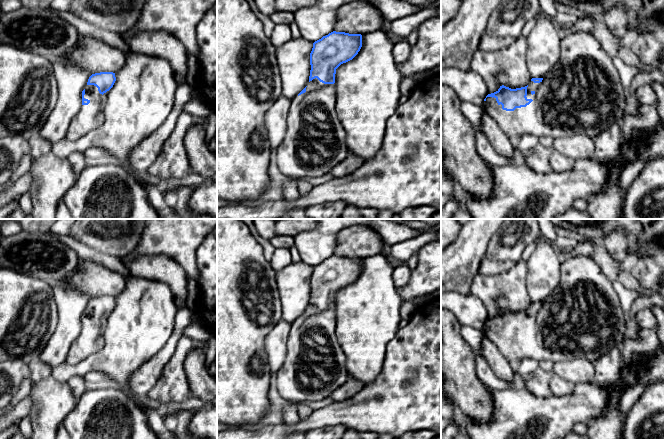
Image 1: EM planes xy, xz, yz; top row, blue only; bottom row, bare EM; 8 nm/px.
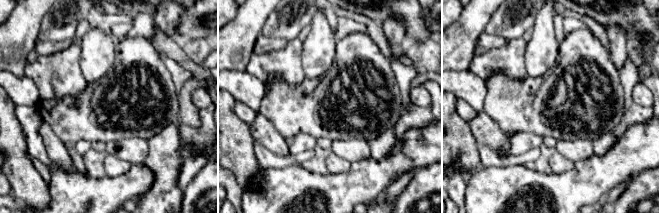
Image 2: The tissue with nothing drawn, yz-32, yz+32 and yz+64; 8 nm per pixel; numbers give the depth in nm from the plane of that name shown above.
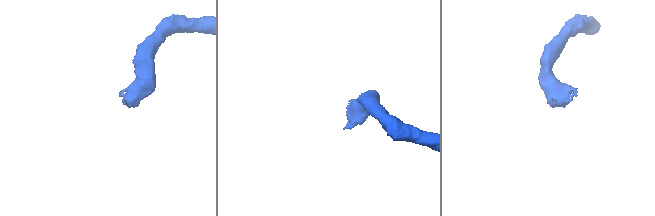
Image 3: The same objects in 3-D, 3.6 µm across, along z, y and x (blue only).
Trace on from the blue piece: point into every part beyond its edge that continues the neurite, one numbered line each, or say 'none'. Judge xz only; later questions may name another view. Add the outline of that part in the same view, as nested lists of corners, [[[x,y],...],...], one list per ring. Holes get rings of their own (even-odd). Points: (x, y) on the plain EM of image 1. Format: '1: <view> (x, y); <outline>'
1: xz (315, 367); [[[317,302],[307,308],[305,317],[292,323],[286,342],[286,360],[276,373],[276,385],[282,398],[294,404],[323,400],[330,398],[349,379],[335,327],[334,308],[324,308]]]

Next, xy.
1: xy (89, 341); [[[86,309],[84,322],[88,323],[88,329],[81,329],[77,339],[66,356],[66,361],[71,365],[80,364],[88,356],[97,353],[104,346],[105,318],[99,317],[94,309]]]

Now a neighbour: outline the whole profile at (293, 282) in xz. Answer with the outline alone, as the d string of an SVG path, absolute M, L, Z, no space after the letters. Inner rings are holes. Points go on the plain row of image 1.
M303 261L291 262L285 268L276 271L276 283L284 321L295 322L309 307L312 272L313 266Z

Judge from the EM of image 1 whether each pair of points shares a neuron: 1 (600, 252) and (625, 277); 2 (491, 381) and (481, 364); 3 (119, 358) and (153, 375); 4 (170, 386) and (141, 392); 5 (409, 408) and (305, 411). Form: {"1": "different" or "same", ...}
{"1": "same", "2": "same", "3": "different", "4": "different", "5": "different"}

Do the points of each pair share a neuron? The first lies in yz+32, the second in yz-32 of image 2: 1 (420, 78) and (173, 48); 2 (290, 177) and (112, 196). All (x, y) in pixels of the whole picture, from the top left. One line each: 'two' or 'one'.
1: two
2: one

